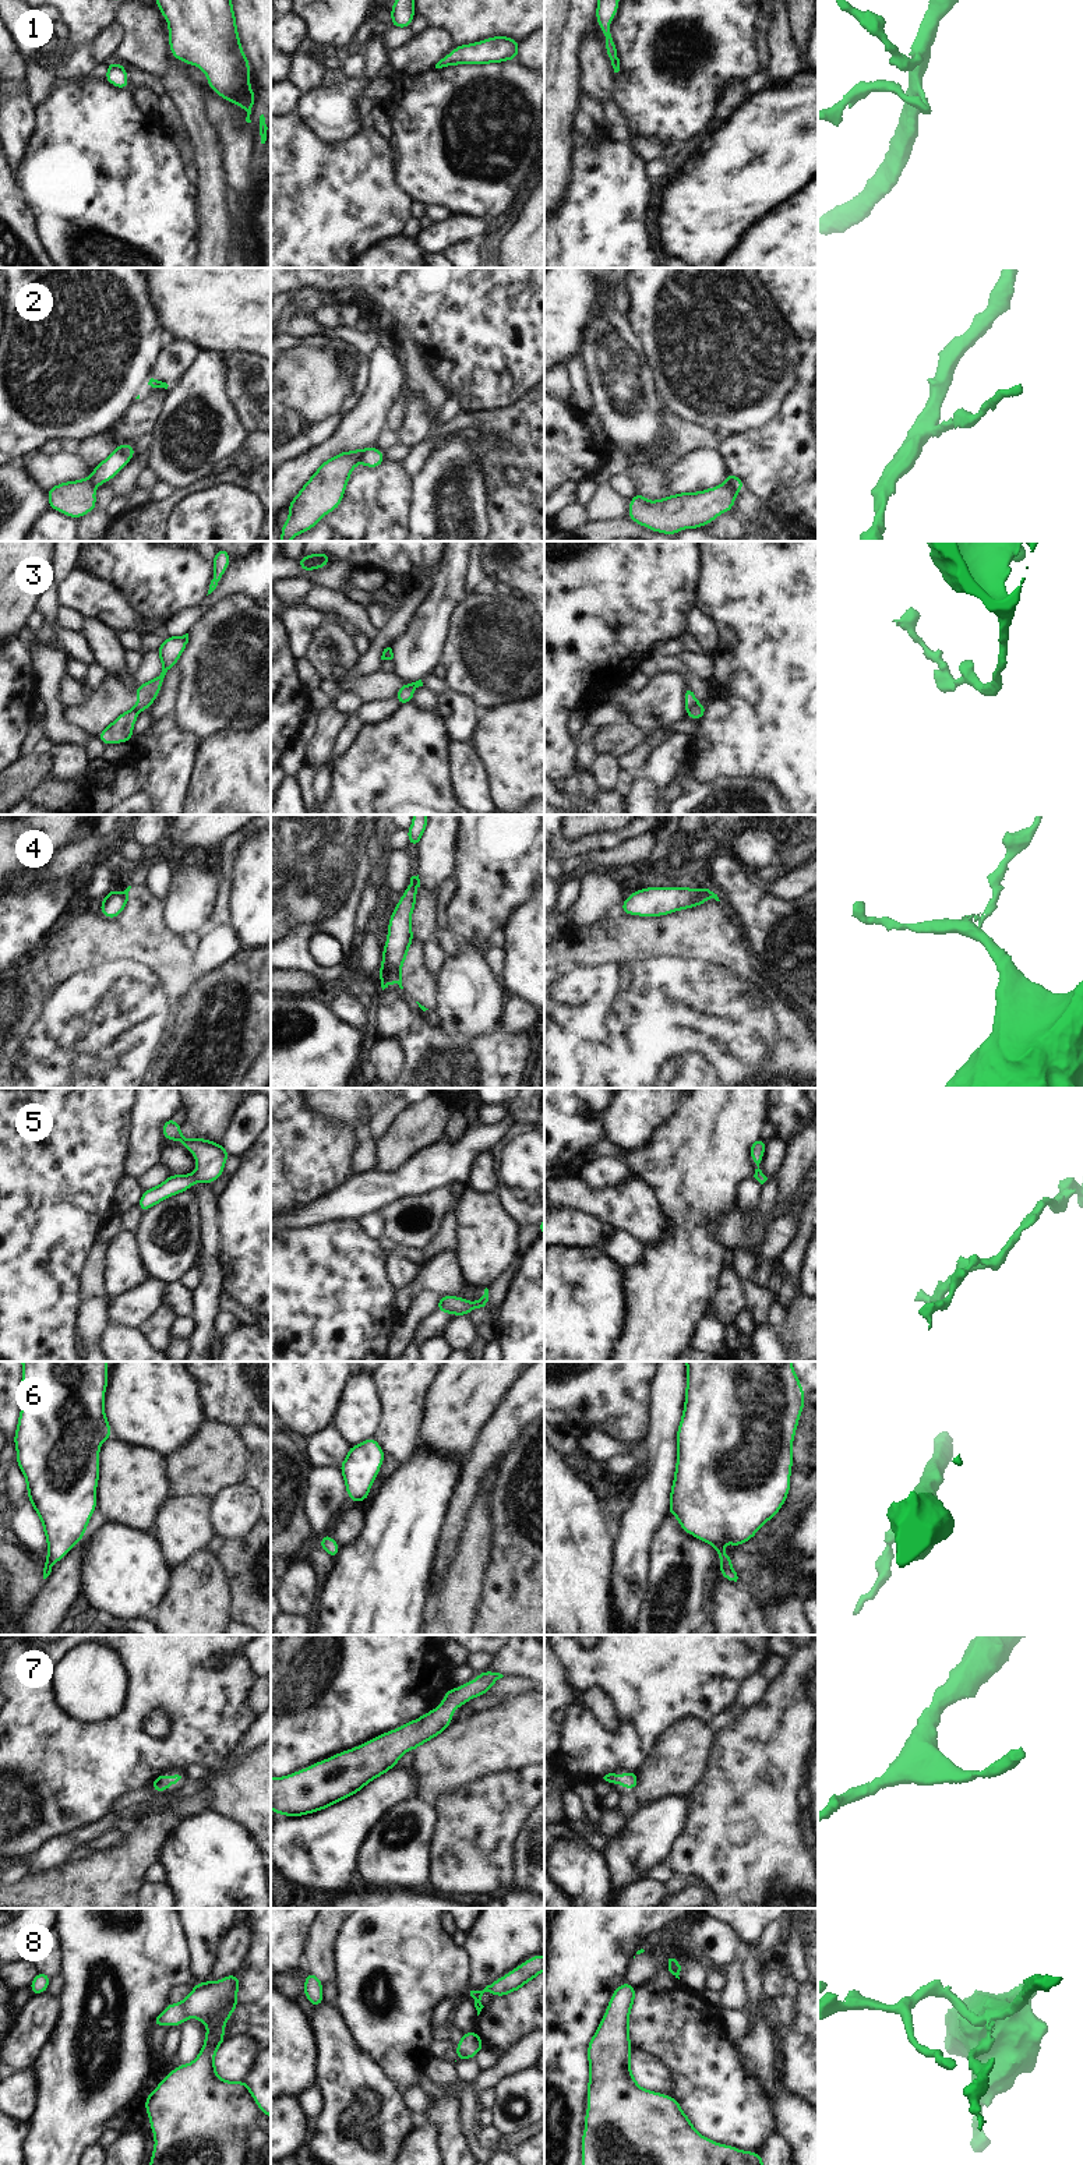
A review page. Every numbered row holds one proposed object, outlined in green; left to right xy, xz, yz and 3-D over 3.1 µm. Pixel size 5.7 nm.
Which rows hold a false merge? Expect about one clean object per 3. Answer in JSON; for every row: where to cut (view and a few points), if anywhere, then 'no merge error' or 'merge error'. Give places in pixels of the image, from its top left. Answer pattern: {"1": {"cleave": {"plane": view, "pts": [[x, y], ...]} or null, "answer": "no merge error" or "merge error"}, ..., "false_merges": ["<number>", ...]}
{"1": {"cleave": null, "answer": "no merge error"}, "2": {"cleave": {"plane": "xz", "pts": [[366, 449], [360, 461]]}, "answer": "merge error"}, "3": {"cleave": {"plane": "yz", "pts": [[697, 702], [687, 710]]}, "answer": "merge error"}, "4": {"cleave": {"plane": "yz", "pts": [[694, 889], [702, 903]]}, "answer": "merge error"}, "5": {"cleave": null, "answer": "no merge error"}, "6": {"cleave": null, "answer": "no merge error"}, "7": {"cleave": null, "answer": "no merge error"}, "8": {"cleave": {"plane": "xz", "pts": [[483, 1991], [473, 1998]]}, "answer": "merge error"}, "false_merges": ["2", "3", "4", "8"]}

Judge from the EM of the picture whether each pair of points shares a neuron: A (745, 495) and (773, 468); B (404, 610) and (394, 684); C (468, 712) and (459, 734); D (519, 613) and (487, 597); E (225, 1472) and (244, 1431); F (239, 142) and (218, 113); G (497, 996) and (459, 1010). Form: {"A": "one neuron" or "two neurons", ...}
{"A": "two neurons", "B": "two neurons", "C": "one neuron", "D": "one neuron", "E": "two neurons", "F": "one neuron", "G": "one neuron"}

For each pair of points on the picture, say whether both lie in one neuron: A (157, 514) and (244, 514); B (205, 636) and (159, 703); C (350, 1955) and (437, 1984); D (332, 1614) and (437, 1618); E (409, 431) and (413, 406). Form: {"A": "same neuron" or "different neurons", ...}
{"A": "different neurons", "B": "different neurons", "C": "same neuron", "D": "different neurons", "E": "same neuron"}

